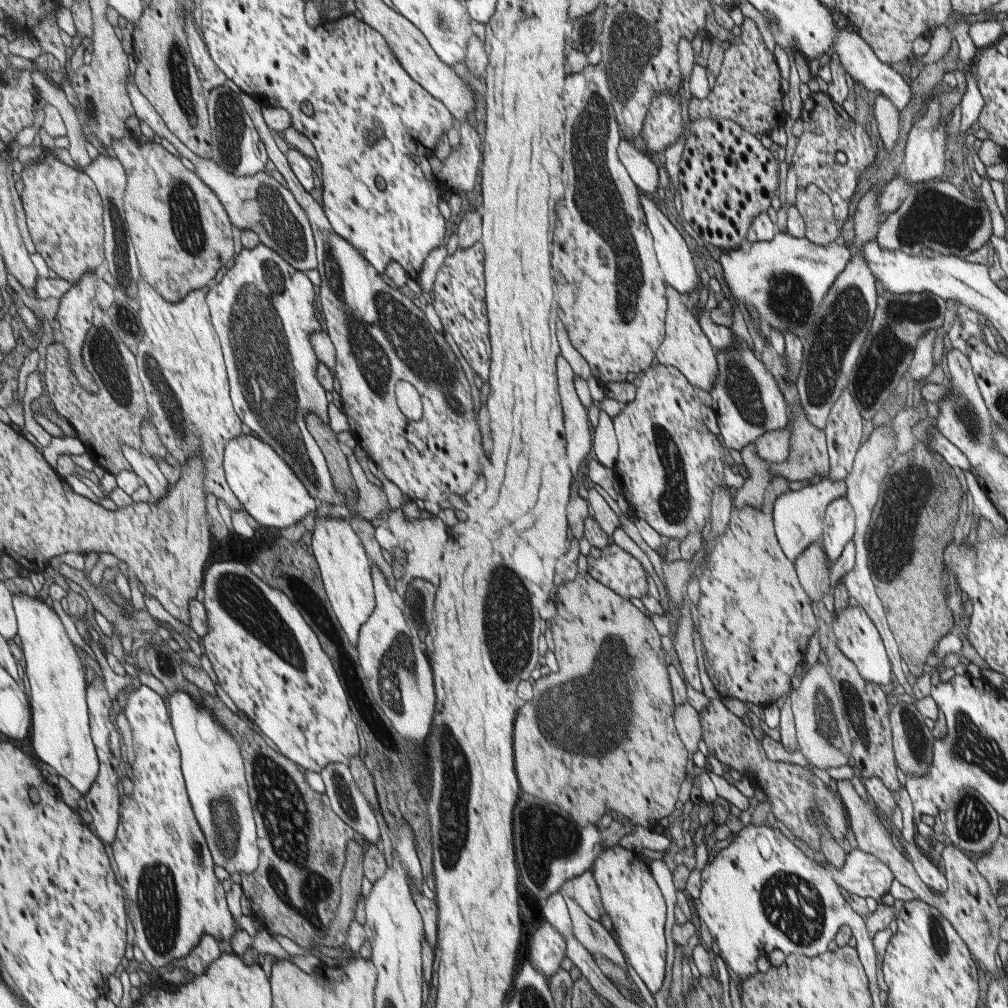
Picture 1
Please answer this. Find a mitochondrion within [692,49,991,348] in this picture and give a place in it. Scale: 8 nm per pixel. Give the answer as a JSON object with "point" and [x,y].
{"point":[929,220]}

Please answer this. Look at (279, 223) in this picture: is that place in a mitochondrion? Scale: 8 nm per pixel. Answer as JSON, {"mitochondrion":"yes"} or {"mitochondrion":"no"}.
{"mitochondrion":"yes"}

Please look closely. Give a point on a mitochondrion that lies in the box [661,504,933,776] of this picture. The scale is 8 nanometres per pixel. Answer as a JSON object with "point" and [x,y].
{"point":[882,541]}

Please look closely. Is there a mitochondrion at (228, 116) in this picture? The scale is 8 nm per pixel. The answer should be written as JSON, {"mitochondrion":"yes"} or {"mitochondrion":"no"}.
{"mitochondrion":"yes"}

